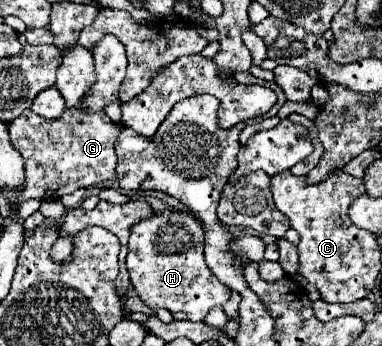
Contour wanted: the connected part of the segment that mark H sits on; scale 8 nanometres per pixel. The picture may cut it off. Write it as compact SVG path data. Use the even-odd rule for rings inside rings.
M162 211L132 227L126 267L130 281L150 309L168 309L174 319L204 321L210 309L230 299L230 289L210 273L204 261L202 225L186 211Z

